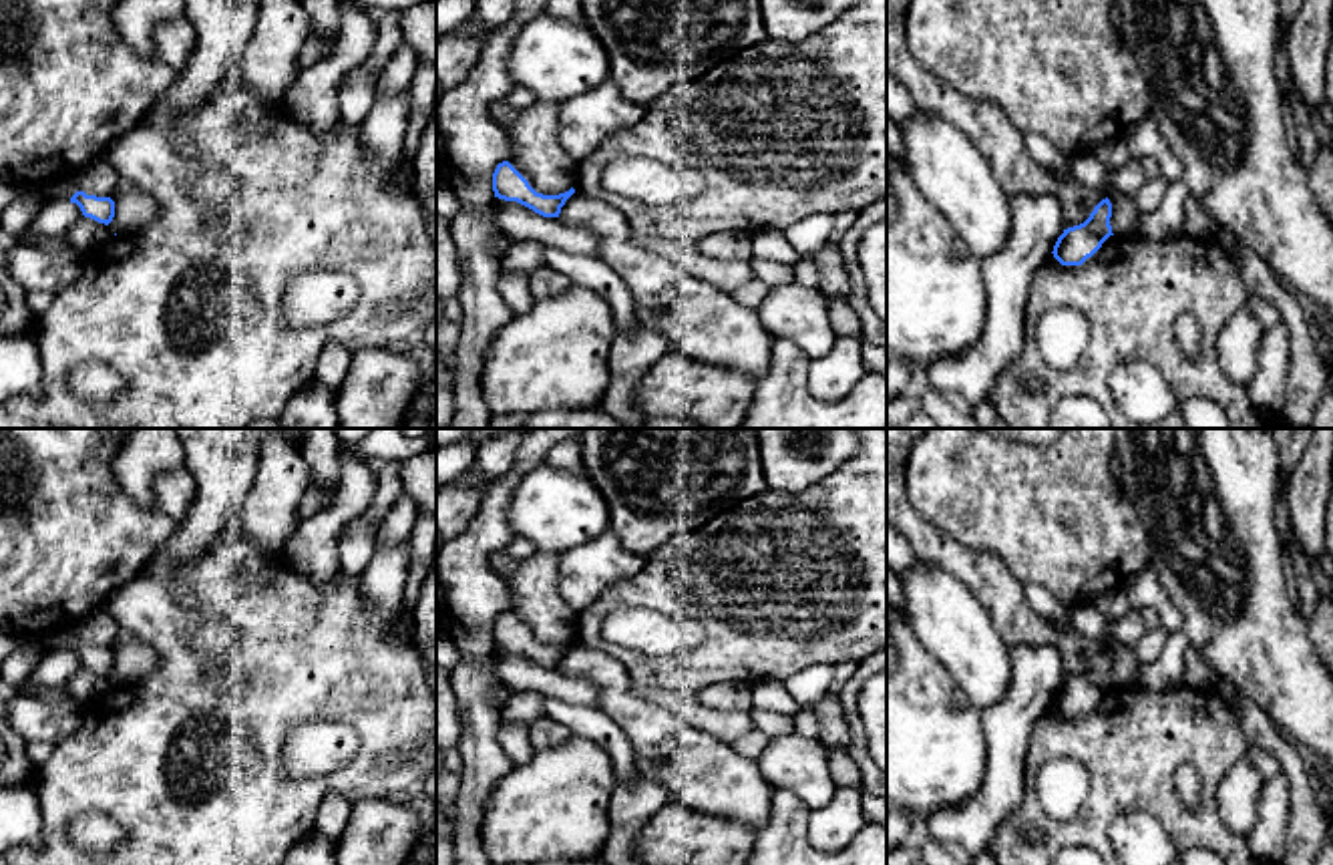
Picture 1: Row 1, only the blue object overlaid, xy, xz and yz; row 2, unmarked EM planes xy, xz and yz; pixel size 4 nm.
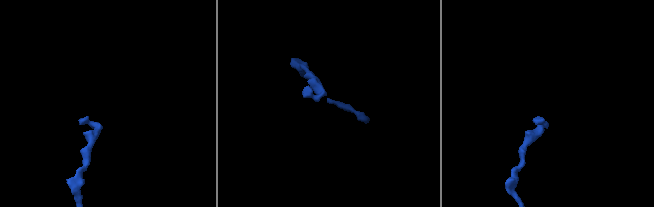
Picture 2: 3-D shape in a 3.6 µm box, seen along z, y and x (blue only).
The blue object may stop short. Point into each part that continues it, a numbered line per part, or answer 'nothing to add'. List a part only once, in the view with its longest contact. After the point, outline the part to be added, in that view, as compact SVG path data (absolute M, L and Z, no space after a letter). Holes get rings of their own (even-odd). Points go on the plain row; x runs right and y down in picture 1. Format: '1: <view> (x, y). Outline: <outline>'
nothing to add

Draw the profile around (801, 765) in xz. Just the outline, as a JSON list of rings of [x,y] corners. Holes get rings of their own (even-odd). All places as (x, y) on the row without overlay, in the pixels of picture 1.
[[[798,732],[770,738],[756,760],[772,789],[792,791],[810,811],[832,799],[836,785],[826,746],[818,738],[804,738]]]

